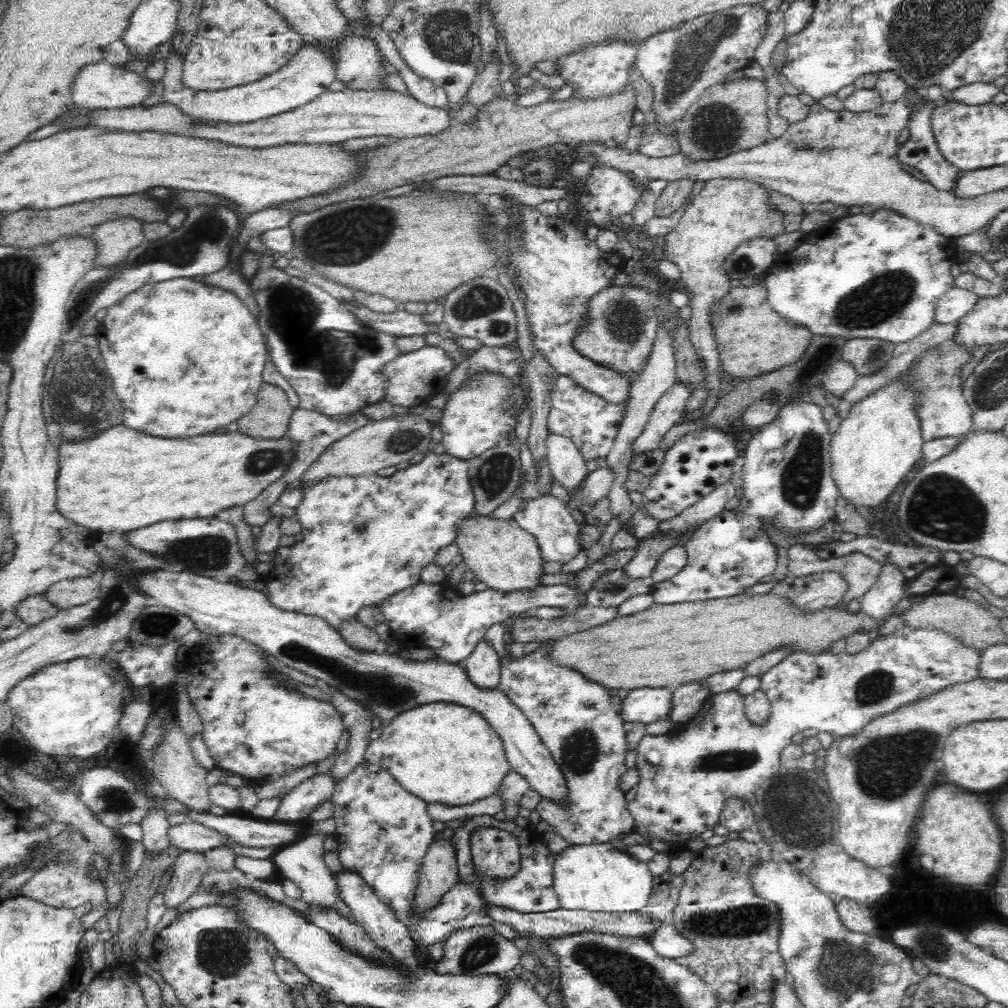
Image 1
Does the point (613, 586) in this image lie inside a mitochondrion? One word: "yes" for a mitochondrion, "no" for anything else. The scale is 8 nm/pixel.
yes

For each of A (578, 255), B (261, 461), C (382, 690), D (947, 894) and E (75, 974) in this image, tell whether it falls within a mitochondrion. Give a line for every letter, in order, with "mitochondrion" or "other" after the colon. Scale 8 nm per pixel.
A: other
B: mitochondrion
C: mitochondrion
D: other
E: other

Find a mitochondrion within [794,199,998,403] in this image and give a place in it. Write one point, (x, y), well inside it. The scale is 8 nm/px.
(886, 295)

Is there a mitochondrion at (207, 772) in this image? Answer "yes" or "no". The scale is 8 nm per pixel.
no

